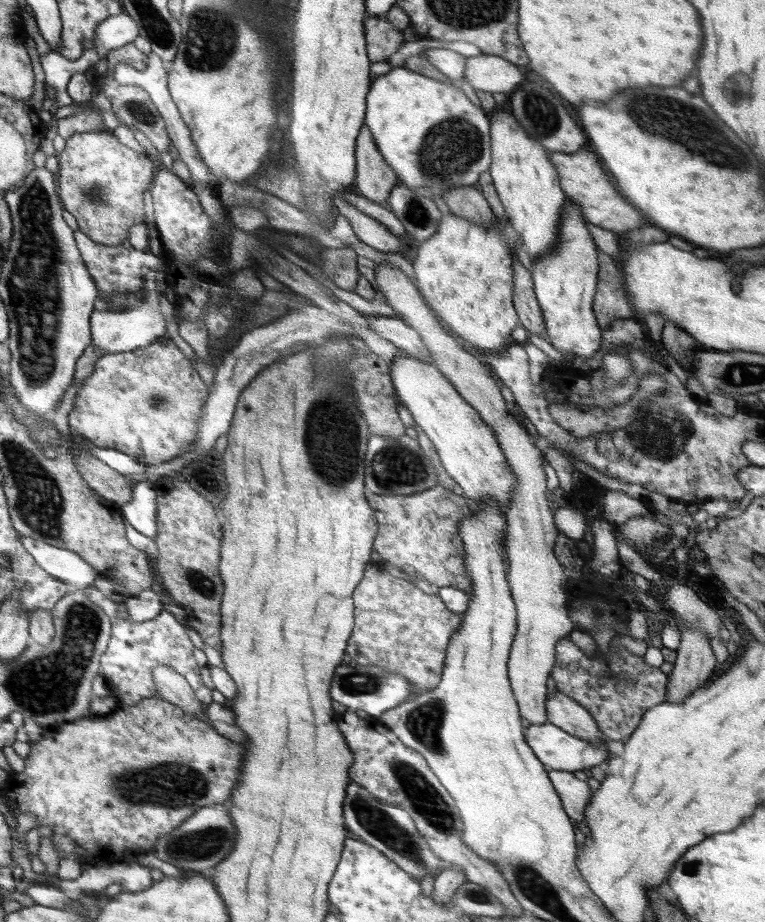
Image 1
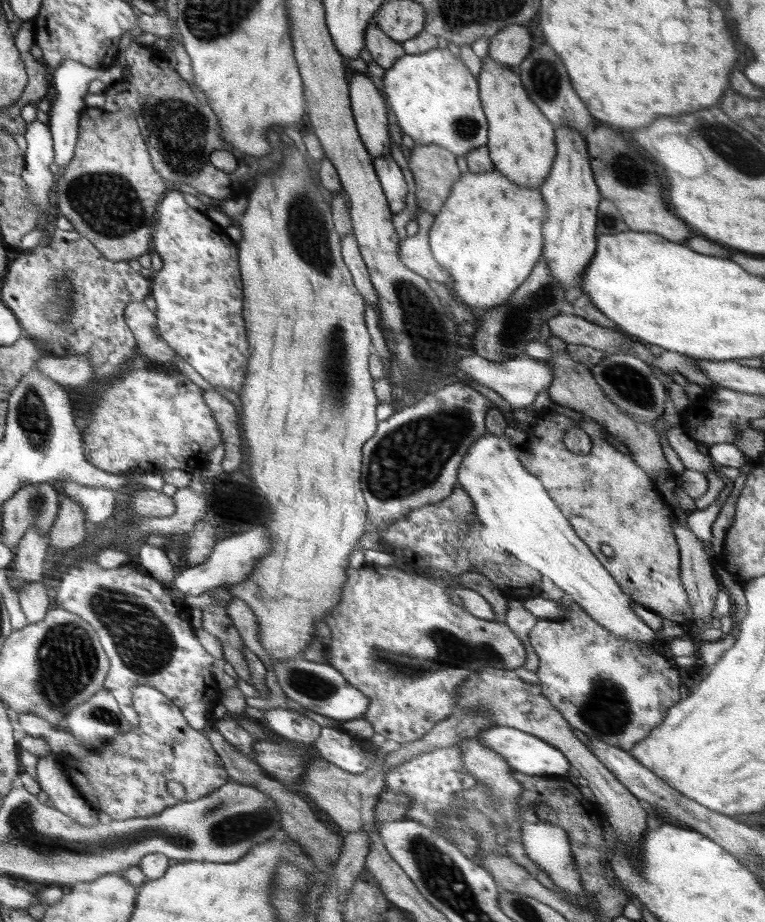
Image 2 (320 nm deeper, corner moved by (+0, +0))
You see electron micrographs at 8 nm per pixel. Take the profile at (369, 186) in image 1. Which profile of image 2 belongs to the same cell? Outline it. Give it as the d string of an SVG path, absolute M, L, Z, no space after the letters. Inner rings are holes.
M355 73L349 81L353 114L361 141L374 158L388 157L390 136L388 136L388 112L378 88L364 73Z

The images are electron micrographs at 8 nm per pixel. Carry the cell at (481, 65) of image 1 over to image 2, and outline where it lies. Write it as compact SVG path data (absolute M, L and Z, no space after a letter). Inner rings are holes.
M508 25L505 29L499 30L494 36L490 37L488 55L496 62L516 69L532 46L530 30L526 25Z

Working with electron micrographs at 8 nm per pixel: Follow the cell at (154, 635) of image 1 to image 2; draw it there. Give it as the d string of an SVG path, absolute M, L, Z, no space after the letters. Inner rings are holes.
M81 562L78 566L70 568L69 574L66 574L61 578L60 586L58 586L58 593L56 594L56 603L57 606L61 606L64 610L69 610L70 612L77 614L80 618L84 618L86 622L90 623L90 626L93 626L93 629L98 635L101 647L105 650L107 657L110 658L110 672L107 672L104 688L110 691L110 694L117 700L122 715L125 716L130 724L136 727L138 727L139 724L137 712L133 708L133 690L142 686L150 686L158 691L162 691L162 694L168 696L170 700L173 700L173 703L176 704L178 708L181 708L185 718L191 726L198 731L202 731L206 726L208 719L212 718L213 706L220 703L222 700L222 691L220 686L218 686L218 680L215 679L212 672L208 670L208 666L212 666L212 660L214 660L214 658L212 658L212 654L208 654L208 652L200 646L200 642L196 640L196 634L194 634L194 632L190 634L191 609L187 607L185 601L179 601L172 596L172 593L170 594L170 588L168 588L164 582L155 579L151 574L140 567L131 566L128 563L122 564L118 568L104 570L96 562Z

